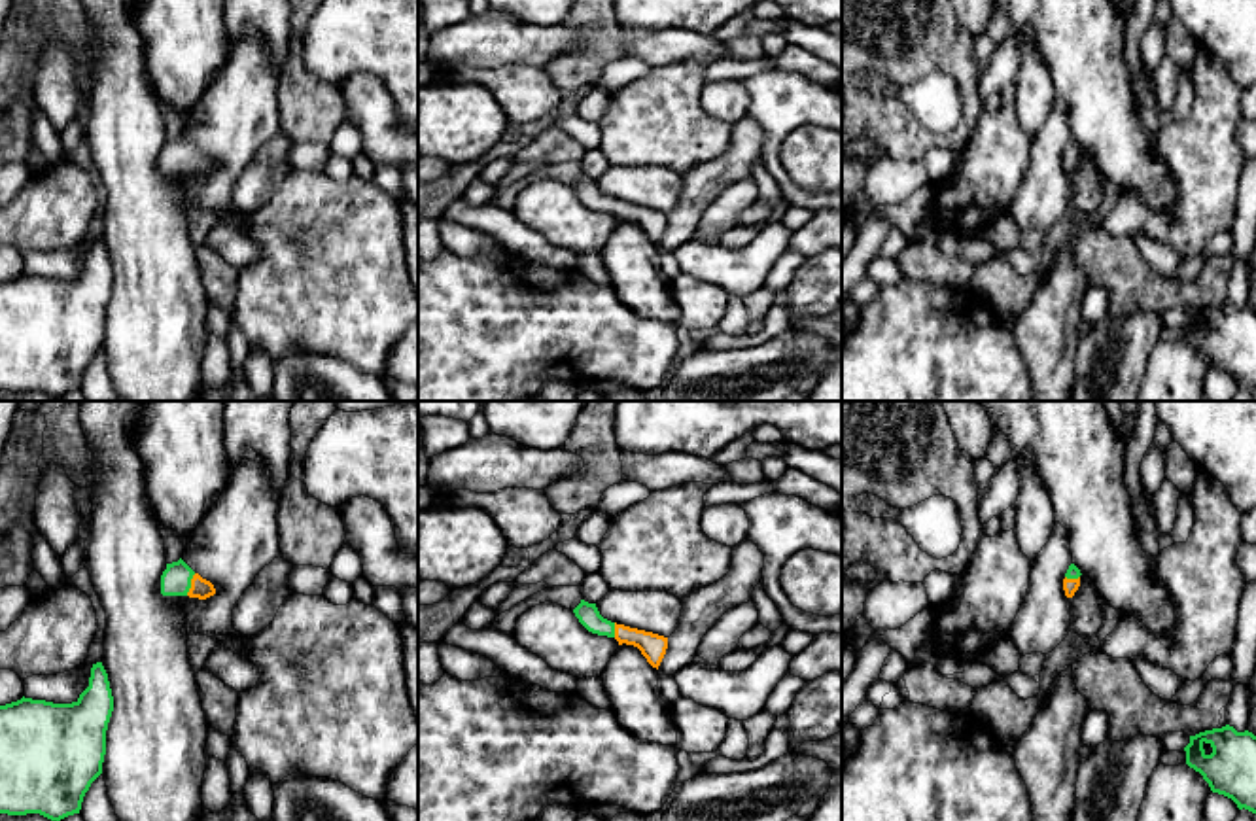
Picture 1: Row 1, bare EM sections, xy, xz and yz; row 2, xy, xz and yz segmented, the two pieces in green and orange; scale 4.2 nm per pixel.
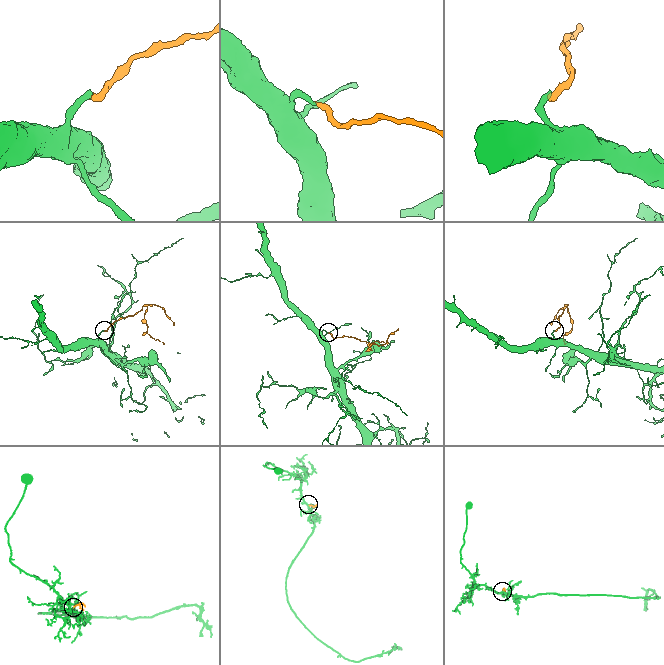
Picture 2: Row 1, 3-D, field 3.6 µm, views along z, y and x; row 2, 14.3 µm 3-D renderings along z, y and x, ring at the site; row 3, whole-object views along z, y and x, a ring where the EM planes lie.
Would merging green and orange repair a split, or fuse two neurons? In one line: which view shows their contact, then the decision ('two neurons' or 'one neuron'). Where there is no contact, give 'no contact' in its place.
meets green in xy; one neuron

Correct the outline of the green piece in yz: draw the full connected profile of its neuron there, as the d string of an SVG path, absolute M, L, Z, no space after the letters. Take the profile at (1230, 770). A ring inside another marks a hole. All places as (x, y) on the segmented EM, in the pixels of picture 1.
M1226 725L1190 736L1186 764L1199 772L1212 793L1256 813L1256 736Z

